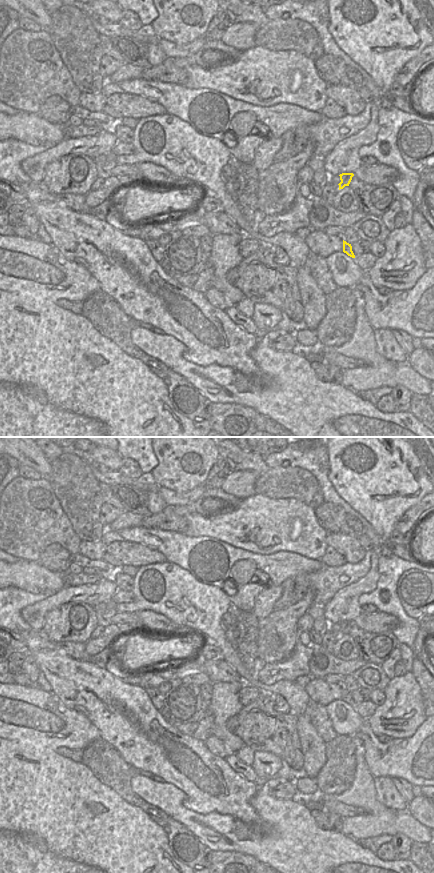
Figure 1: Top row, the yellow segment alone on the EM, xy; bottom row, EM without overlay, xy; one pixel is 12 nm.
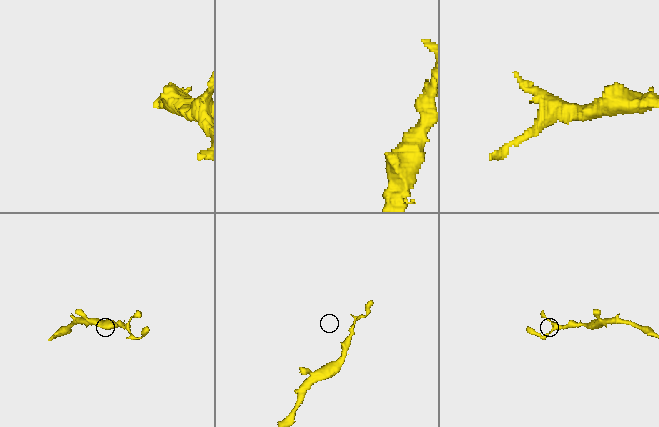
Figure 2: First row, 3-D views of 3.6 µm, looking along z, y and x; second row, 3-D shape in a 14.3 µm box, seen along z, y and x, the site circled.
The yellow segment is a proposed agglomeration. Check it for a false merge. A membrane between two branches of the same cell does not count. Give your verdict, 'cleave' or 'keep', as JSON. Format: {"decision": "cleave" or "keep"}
{"decision": "keep"}

